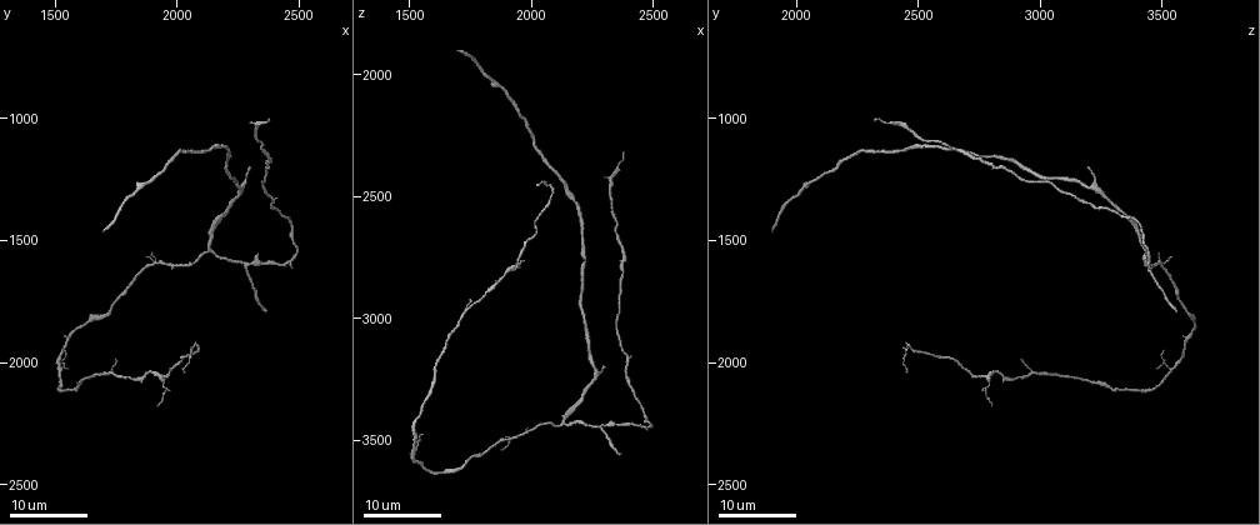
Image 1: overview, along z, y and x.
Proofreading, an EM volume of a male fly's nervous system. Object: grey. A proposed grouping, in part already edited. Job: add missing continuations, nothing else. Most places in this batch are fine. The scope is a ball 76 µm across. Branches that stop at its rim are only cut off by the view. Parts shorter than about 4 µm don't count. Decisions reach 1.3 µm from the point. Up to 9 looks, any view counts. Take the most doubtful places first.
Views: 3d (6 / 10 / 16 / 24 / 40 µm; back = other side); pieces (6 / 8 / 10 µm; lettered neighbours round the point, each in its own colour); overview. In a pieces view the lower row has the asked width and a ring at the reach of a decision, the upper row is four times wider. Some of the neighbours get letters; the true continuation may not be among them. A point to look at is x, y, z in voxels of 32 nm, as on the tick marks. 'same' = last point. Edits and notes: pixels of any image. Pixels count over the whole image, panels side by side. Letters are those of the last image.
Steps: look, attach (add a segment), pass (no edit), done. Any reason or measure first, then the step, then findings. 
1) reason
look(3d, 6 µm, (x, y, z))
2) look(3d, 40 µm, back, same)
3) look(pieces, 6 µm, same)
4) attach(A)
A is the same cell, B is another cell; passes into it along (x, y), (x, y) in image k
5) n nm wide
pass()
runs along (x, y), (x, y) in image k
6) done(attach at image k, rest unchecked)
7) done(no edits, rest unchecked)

thin end
look(3d, 16 µm, (2300, 1190, 3200))

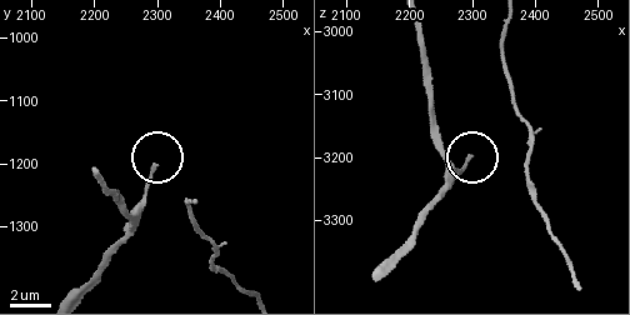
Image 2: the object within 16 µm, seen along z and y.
look(pieces, 8 µm, (2295, 1200, 3200))

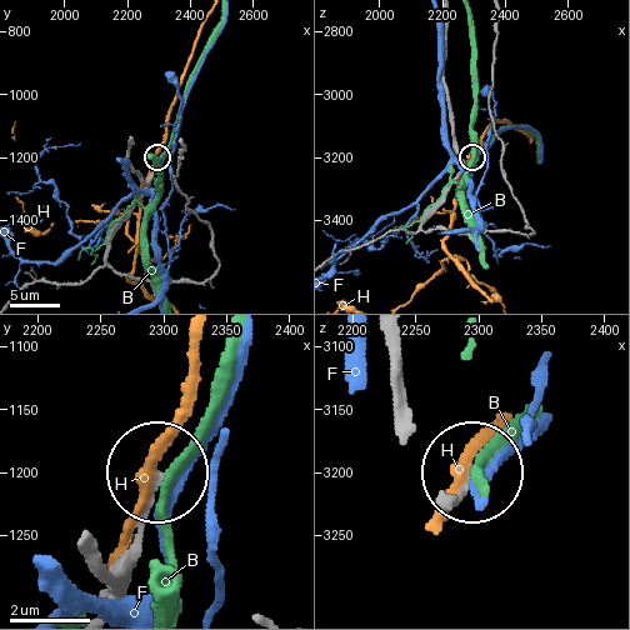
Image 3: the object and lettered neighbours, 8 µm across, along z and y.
pass()
B, F and H are other cells; none of them fits

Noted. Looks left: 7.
tapers out
look(3d, 16 µm, (1890, 1550, 3500))

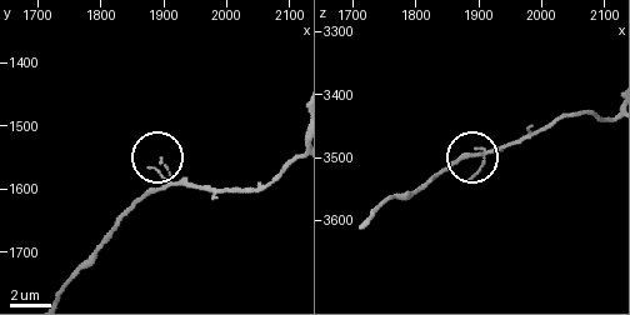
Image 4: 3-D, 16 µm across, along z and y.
look(pieces, 6 µm, same)

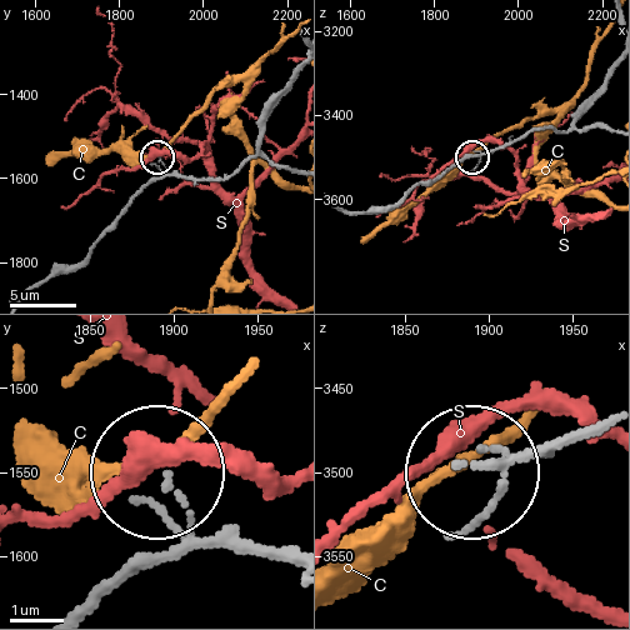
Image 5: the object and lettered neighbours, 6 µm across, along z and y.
pass()
C and S are other cells; no lettered segment goes on from it

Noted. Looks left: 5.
look(3d, 24 µm, (1750, 2000, 2930))

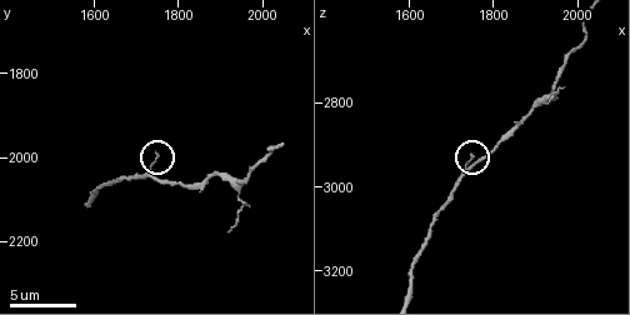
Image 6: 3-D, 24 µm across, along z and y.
look(pieces, 6 µm, (1750, 1995, 2925))

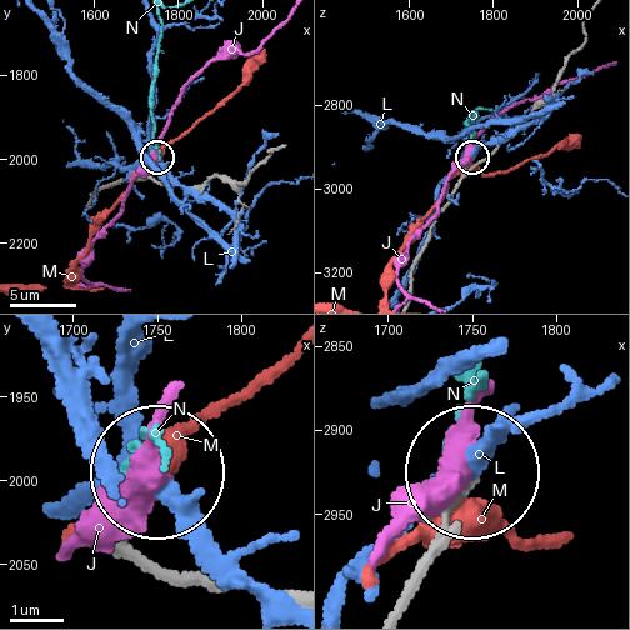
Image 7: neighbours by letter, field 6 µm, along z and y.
pass()
J, L, M and N are other cells; runs along (429, 544), (469, 481) in image 7; none of them fits

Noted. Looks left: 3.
look(3d, 24 µm, (1540, 1950, 3500))

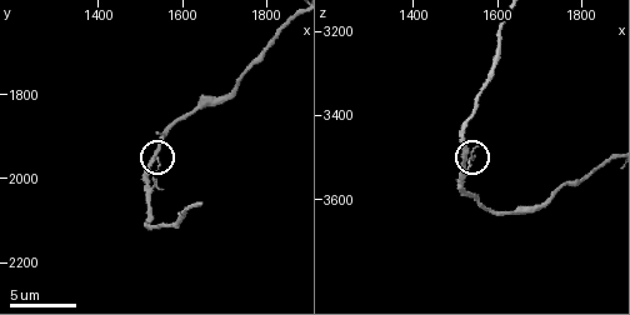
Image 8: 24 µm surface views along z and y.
look(pieces, 8 µm, same)

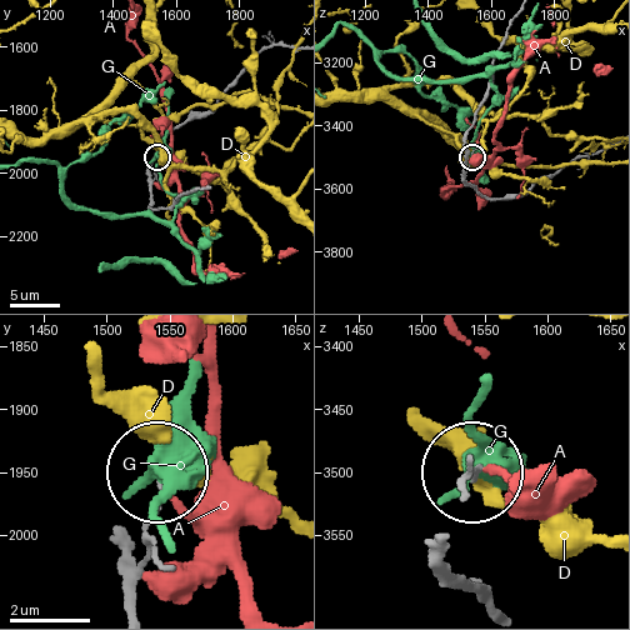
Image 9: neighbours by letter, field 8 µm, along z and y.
pass()
A, D and G are other cells; no lettered segment goes on from it

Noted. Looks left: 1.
done(no edits, rest unchecked)

